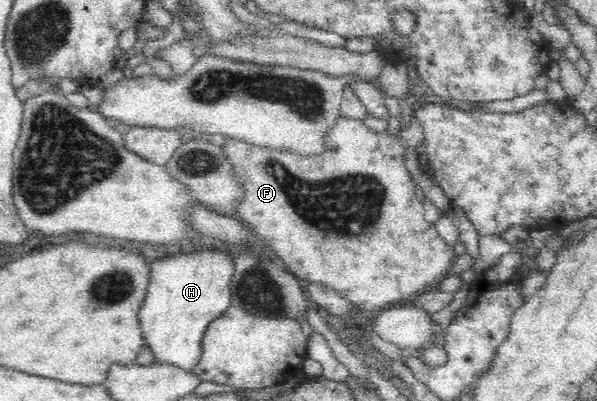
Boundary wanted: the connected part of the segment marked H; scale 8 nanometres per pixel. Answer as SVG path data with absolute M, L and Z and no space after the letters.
M194 251L193 253L178 253L176 255L160 257L151 262L149 285L146 298L139 310L139 323L143 339L152 350L153 362L173 364L186 372L194 373L194 366L200 362L202 356L202 338L210 322L220 318L222 313L231 305L230 281L235 273L234 258L236 252L222 251Z

